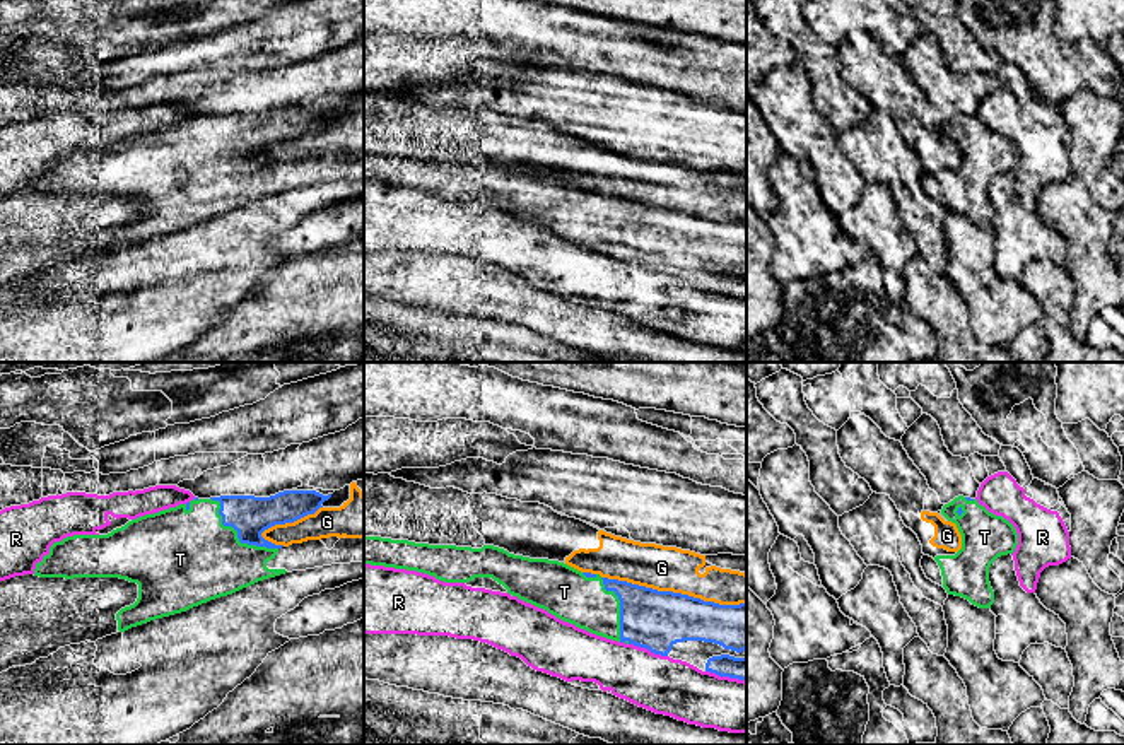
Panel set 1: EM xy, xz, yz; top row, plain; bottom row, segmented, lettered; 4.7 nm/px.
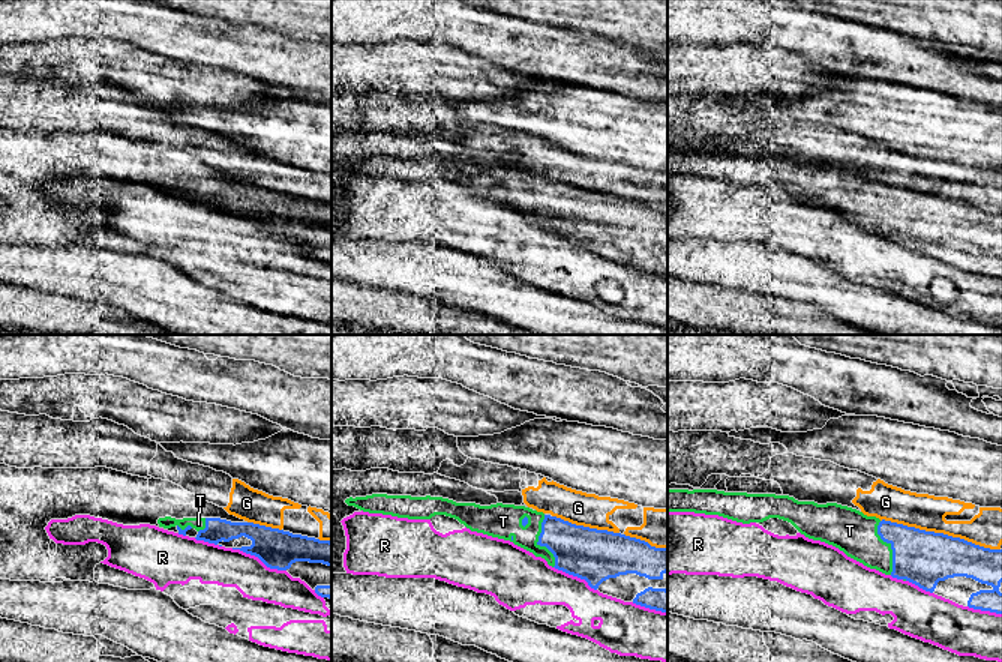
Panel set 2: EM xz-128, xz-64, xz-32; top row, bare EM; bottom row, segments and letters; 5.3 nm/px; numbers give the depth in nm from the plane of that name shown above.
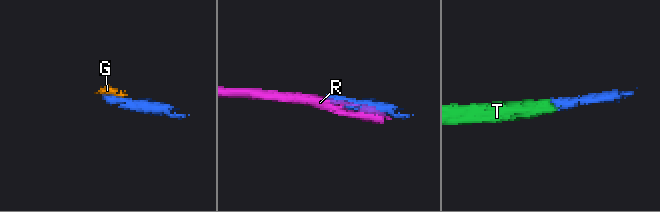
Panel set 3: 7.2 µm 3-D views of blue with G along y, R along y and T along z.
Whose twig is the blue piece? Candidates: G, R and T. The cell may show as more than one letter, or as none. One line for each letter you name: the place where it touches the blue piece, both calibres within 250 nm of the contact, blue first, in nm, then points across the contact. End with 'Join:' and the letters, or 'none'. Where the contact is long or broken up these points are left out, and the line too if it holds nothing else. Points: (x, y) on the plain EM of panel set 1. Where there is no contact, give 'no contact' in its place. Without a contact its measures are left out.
T: contact xy (238, 151); calibres 190 and 420 nm
Join: T

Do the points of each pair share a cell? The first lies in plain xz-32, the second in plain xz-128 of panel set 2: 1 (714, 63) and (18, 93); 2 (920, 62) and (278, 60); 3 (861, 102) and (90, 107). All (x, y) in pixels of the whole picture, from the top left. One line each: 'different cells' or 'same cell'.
1: different cells
2: same cell
3: different cells

